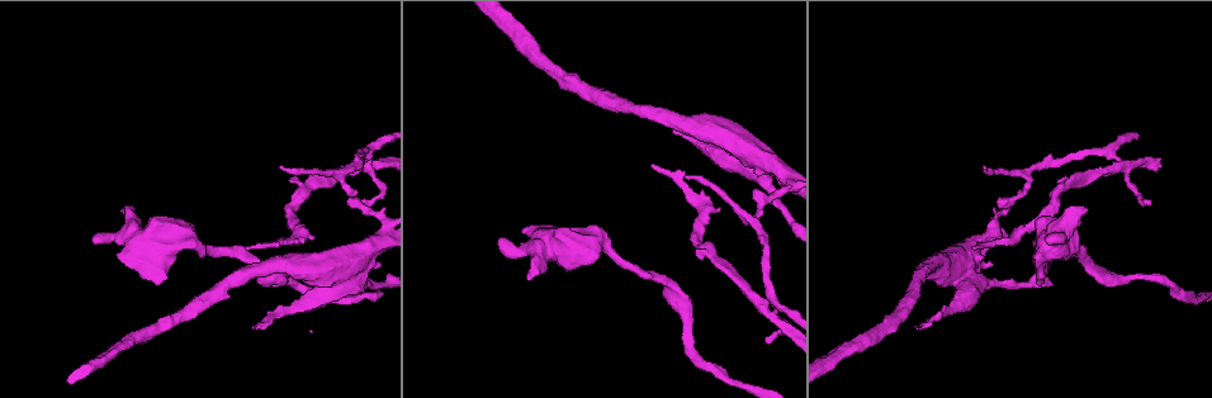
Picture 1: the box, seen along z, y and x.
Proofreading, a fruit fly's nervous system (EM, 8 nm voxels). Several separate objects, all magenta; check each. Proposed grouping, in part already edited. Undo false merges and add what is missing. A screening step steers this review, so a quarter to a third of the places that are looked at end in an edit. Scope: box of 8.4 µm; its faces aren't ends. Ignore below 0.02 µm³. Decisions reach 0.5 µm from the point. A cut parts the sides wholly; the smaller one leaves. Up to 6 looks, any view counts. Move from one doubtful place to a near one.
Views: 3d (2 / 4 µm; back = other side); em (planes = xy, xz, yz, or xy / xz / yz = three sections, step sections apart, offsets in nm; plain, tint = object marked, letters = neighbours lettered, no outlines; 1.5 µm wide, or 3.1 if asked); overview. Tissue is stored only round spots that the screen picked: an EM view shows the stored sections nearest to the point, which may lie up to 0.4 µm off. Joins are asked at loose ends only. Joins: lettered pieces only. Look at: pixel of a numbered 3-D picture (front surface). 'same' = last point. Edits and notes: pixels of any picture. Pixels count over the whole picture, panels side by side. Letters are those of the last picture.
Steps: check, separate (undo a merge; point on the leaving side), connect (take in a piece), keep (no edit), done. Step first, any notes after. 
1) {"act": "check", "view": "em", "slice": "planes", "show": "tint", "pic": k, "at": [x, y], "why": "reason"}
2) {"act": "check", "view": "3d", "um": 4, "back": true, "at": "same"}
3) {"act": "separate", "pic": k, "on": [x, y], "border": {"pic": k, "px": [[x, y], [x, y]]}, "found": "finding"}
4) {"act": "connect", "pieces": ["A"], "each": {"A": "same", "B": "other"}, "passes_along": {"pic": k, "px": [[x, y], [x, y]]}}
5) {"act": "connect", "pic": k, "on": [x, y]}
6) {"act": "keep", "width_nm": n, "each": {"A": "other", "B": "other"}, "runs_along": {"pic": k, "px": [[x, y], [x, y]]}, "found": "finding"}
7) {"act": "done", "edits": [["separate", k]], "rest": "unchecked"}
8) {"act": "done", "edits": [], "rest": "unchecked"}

{"act": "check", "view": "3d", "um": 4, "pic": 1, "at": [528, 278], "why": "free end"}

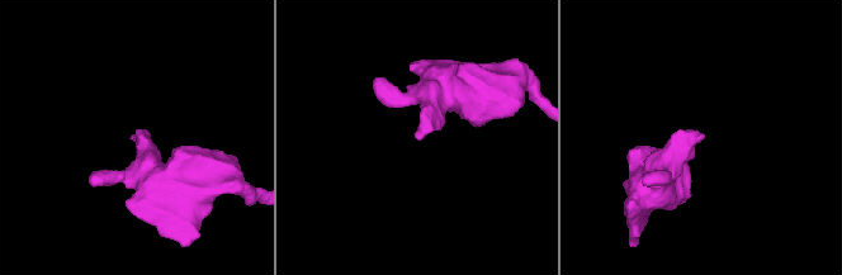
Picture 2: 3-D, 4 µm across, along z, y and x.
{"act": "check", "view": "em", "slice": "xz", "step": 4, "show": "tint", "pic": 2, "at": [138, 134]}

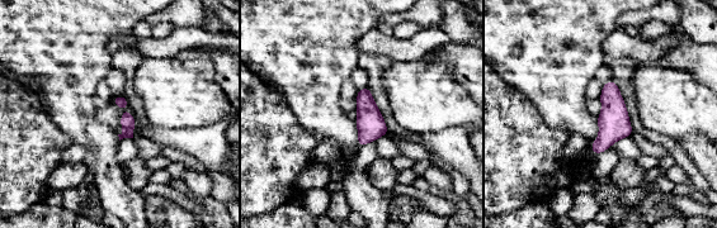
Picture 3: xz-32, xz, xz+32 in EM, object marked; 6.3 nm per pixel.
{"act": "check", "view": "em", "slice": "planes", "show": "letters", "at": "same"}

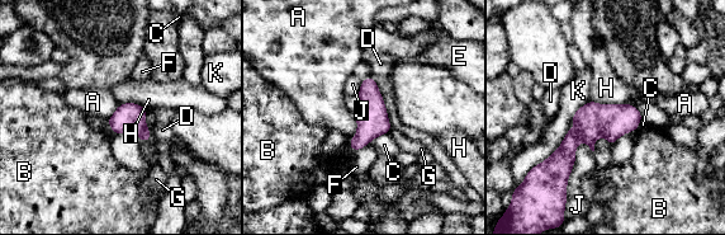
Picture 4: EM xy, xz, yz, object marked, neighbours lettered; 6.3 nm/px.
{"act": "keep", "width_nm": 190, "each": {"A": "other", "B": "other", "C": "other", "D": "other", "E": "other", "F": "other", "G": "other", "H": "other", "J": "other", "K": "other"}, "runs_along": {"pic": 4, "px": [[638, 116], [595, 121], [549, 161]]}, "found": "no lettered piece goes on from it"}

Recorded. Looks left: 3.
{"act": "check", "view": "3d", "um": 2, "pic": 1, "at": [245, 248], "why": "free end"}

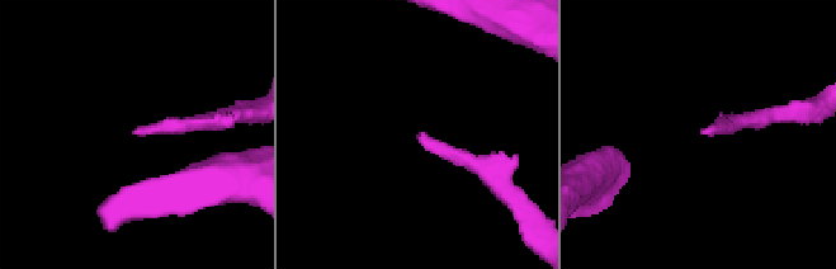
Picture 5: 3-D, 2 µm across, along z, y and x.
{"act": "check", "view": "em", "slice": "planes", "show": "plain", "pic": 5, "at": [136, 131], "why": "shape alone is not enough"}

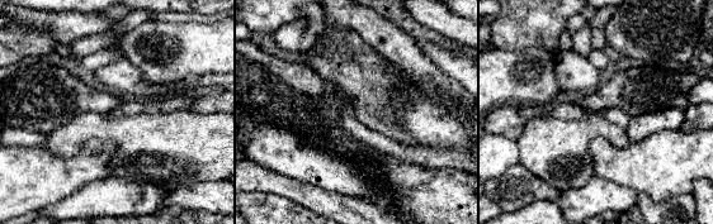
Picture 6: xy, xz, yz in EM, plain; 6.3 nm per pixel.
{"act": "check", "view": "em", "slice": "planes", "show": "letters", "at": "same"}

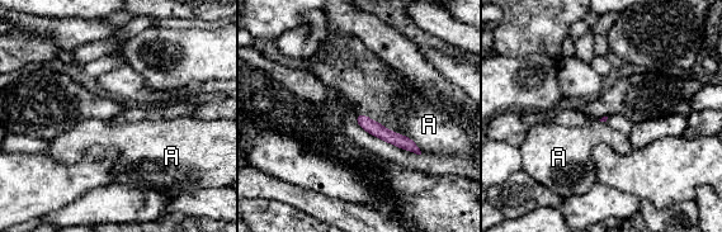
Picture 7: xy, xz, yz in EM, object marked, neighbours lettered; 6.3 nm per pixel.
{"act": "keep", "each": {"A": "other"}, "border": {"pic": 7, "px": [[378, 121], [407, 136], [421, 152]]}, "found": "no lettered piece goes on from it"}

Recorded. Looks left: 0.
{"act": "done", "edits": [], "rest": "unchecked"}

